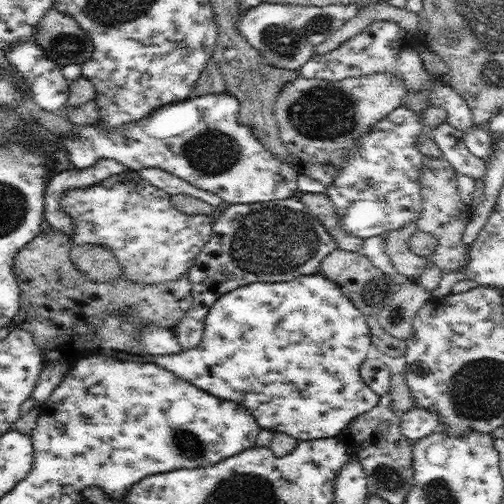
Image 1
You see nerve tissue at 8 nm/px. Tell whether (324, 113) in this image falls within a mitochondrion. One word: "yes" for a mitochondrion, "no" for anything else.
yes

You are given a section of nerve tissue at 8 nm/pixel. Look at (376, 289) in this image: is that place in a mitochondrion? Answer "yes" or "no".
yes

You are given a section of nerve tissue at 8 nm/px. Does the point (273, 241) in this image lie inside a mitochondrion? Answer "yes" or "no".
yes

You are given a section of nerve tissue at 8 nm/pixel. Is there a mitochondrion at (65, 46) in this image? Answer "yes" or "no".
yes

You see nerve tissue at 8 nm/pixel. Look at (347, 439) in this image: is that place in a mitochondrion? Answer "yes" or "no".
no

